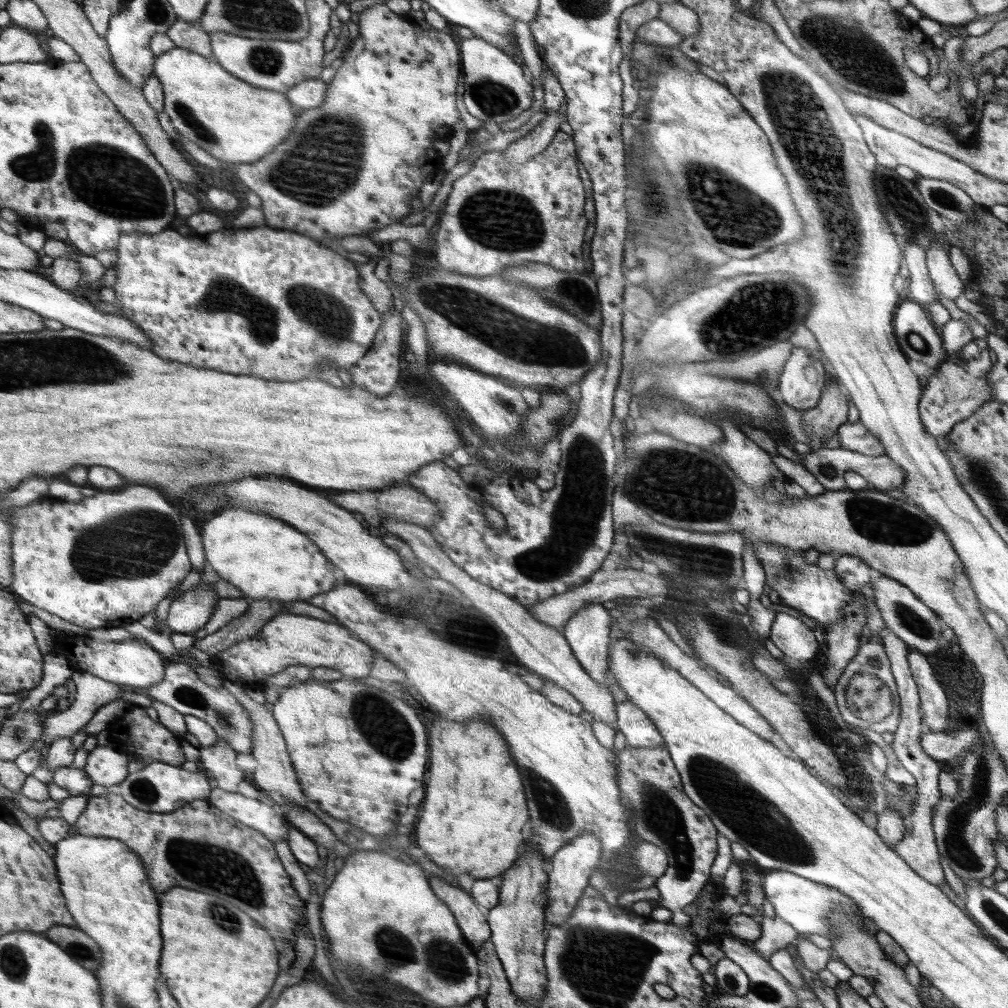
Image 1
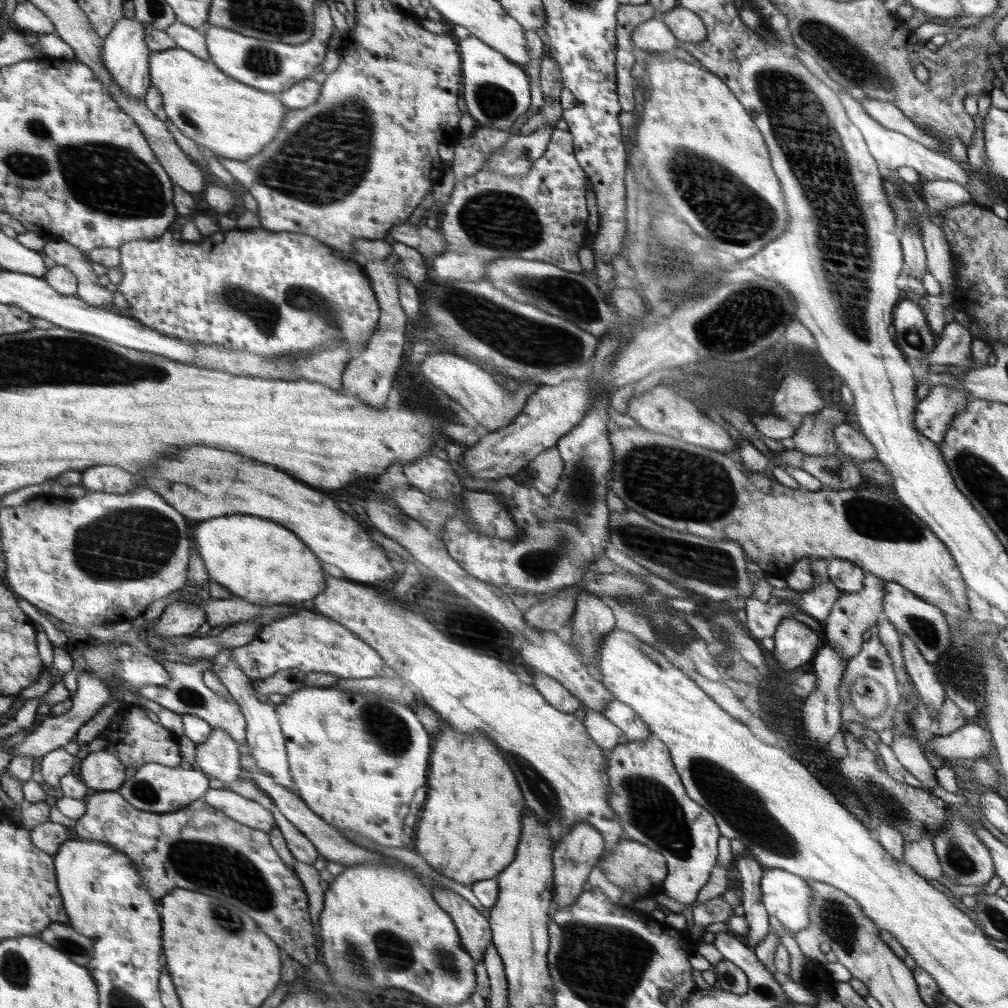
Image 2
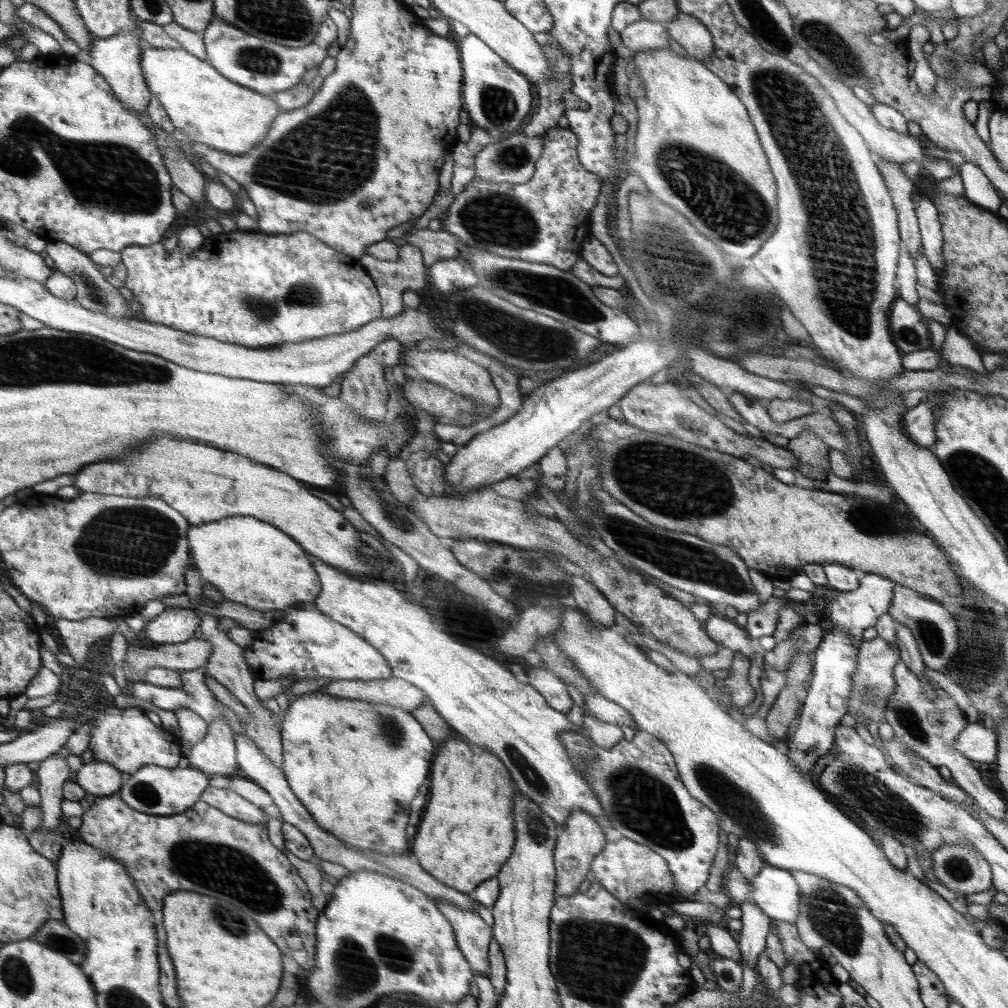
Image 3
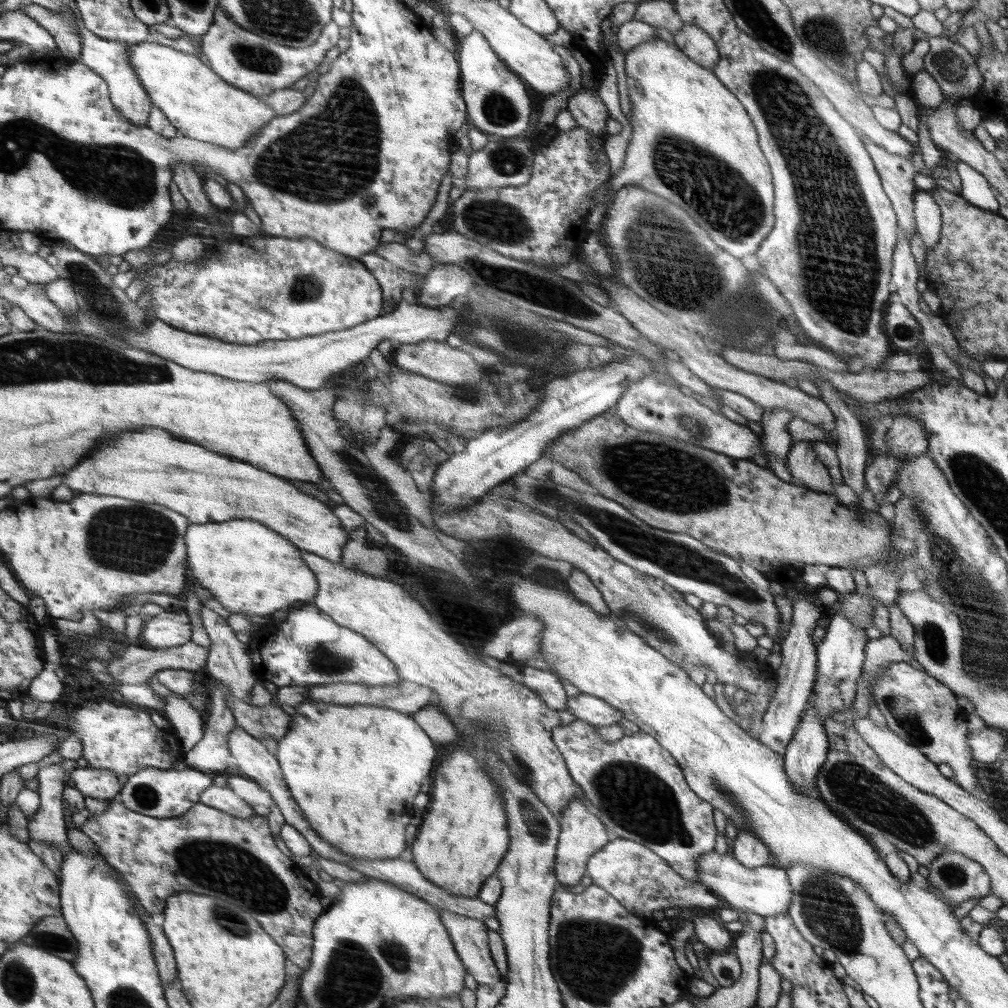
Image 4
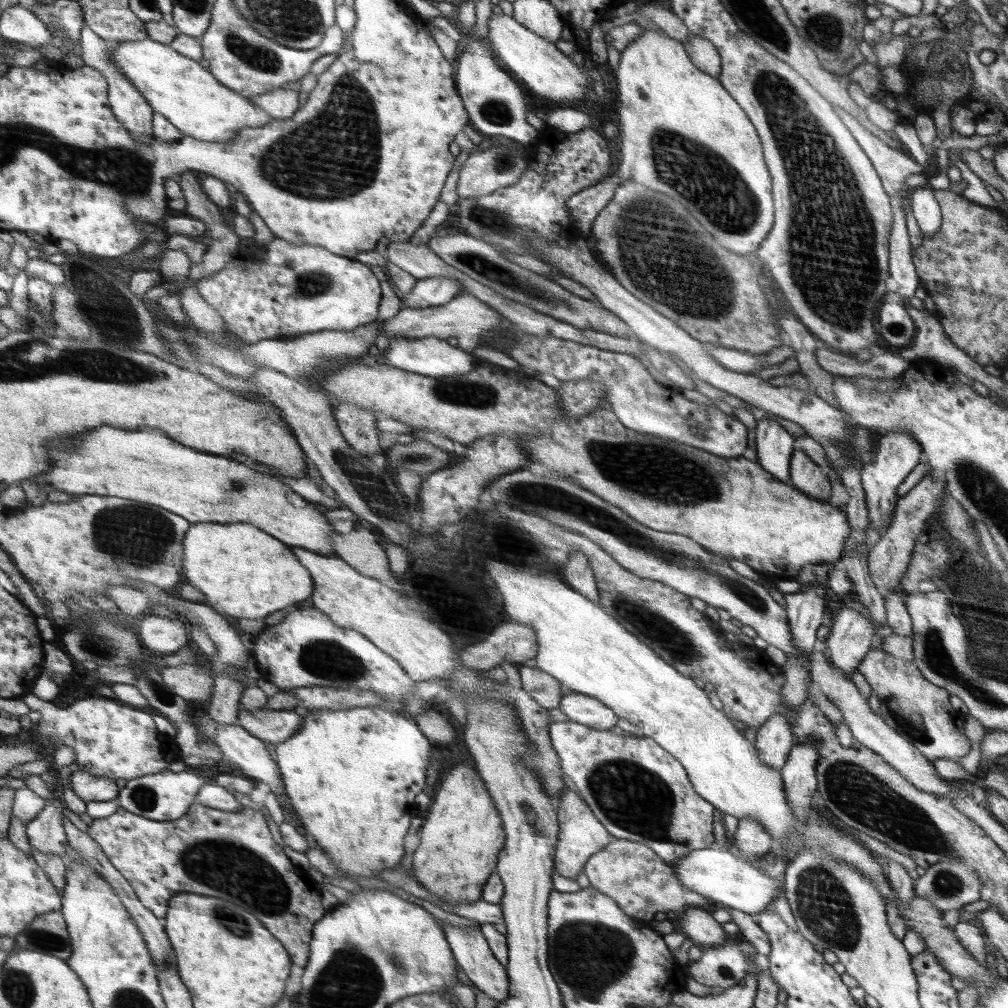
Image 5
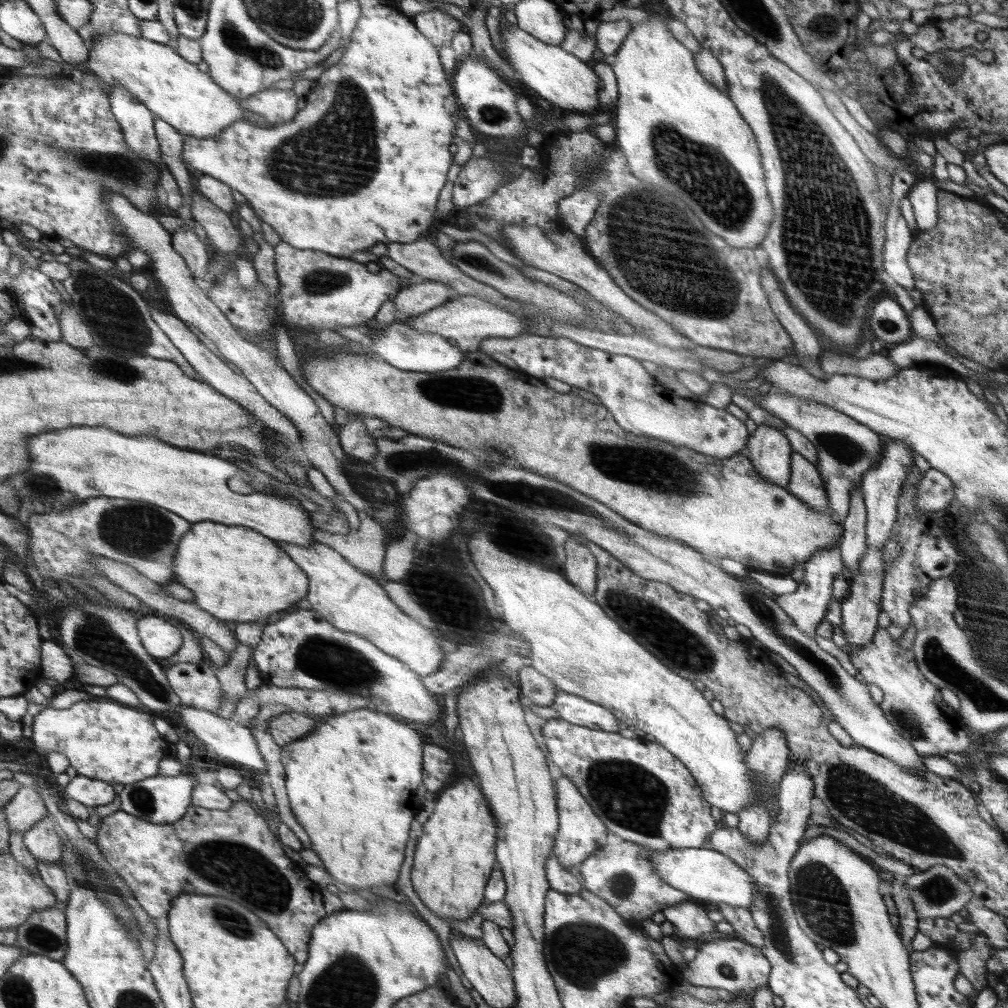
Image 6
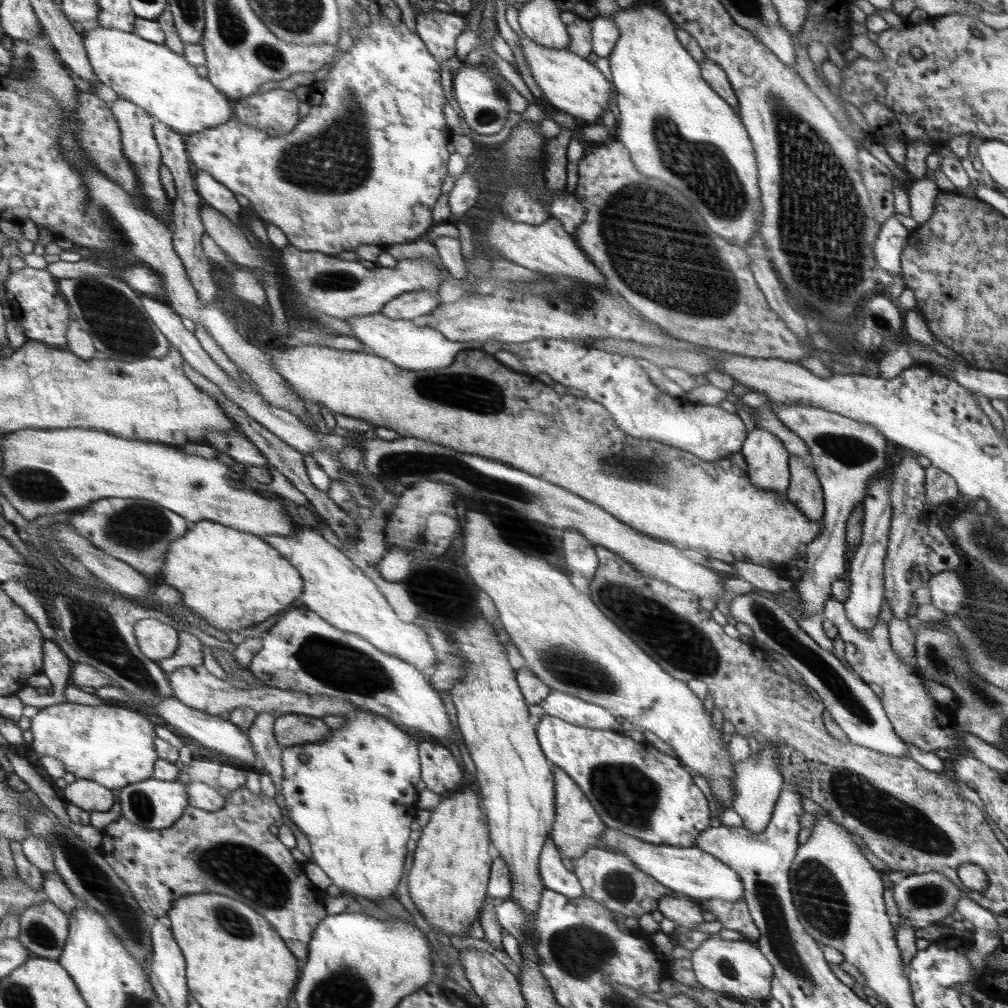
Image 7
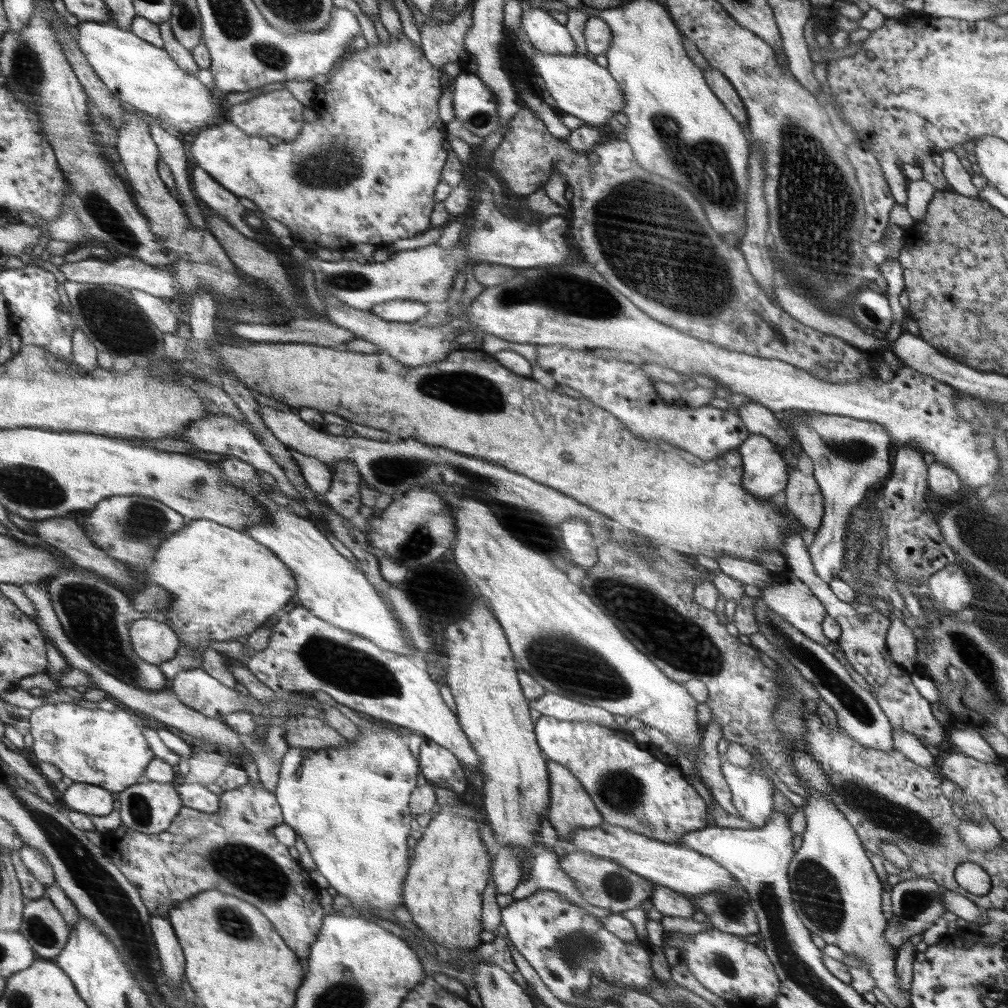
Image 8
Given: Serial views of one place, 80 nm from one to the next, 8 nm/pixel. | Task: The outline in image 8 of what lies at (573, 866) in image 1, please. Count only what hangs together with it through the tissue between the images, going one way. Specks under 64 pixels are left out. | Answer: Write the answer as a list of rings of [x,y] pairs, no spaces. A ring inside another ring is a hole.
[[[549,760],[549,767],[549,777],[552,783],[550,784],[551,791],[549,792],[549,813],[547,817],[557,832],[559,840],[569,850],[568,846],[571,846],[571,836],[575,830],[603,826],[604,817],[574,772],[558,761]]]

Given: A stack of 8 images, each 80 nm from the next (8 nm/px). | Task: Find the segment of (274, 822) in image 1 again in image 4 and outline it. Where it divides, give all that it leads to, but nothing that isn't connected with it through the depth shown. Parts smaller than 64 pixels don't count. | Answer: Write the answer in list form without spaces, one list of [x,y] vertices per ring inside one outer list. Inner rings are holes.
[[[212,785],[202,794],[201,801],[235,817],[250,818],[256,815],[254,809],[245,800],[242,800],[242,797],[236,796],[228,786],[222,787],[222,785]]]

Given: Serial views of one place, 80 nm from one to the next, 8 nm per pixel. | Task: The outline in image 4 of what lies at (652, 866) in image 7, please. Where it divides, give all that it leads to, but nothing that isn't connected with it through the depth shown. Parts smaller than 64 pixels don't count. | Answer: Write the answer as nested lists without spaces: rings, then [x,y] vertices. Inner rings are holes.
[[[707,852],[697,862],[697,875],[702,886],[721,900],[726,900],[732,909],[739,912],[749,910],[764,917],[785,913],[793,898],[793,887],[786,868],[772,863],[758,868],[746,868],[734,855]]]

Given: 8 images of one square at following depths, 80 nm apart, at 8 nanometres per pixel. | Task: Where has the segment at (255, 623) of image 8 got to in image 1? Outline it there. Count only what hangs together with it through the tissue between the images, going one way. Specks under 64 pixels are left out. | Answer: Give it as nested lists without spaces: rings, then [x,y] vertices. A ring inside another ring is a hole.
[[[227,507],[224,512],[218,512],[218,516],[214,516],[212,520],[205,520],[202,532],[207,560],[214,568],[214,572],[220,580],[240,588],[249,601],[261,598],[308,601],[313,596],[332,591],[338,586],[338,580],[333,575],[333,562],[326,558],[314,541],[281,518],[254,510]]]

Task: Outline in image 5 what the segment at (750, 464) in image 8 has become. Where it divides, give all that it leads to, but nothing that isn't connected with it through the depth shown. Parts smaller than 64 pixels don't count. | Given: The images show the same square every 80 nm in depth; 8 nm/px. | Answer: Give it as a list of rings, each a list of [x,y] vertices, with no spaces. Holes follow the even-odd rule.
[[[771,416],[756,423],[757,463],[778,480],[789,482],[791,456],[795,451],[793,436]]]

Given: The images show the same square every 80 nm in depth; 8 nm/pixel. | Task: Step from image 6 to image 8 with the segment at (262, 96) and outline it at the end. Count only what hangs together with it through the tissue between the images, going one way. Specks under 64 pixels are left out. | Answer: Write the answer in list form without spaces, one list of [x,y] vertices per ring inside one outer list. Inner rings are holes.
[[[287,89],[276,90],[229,108],[224,120],[237,125],[252,136],[277,136],[282,141],[288,142],[299,138],[305,126],[306,121],[302,117],[304,107]]]

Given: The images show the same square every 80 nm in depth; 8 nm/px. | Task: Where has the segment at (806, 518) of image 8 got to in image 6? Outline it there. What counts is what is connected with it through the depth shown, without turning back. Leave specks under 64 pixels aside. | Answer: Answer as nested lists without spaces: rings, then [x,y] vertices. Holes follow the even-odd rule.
[[[793,453],[791,456],[791,477],[787,486],[789,492],[810,505],[818,513],[826,513],[828,493],[818,472],[817,465],[806,460],[804,456]]]

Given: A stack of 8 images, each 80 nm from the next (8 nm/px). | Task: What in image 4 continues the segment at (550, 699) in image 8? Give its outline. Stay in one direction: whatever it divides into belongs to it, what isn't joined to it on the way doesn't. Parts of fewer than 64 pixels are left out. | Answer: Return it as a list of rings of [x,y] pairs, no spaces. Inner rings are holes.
[[[588,693],[568,697],[565,710],[593,726],[619,724],[625,717],[620,709],[614,708],[608,701]]]

